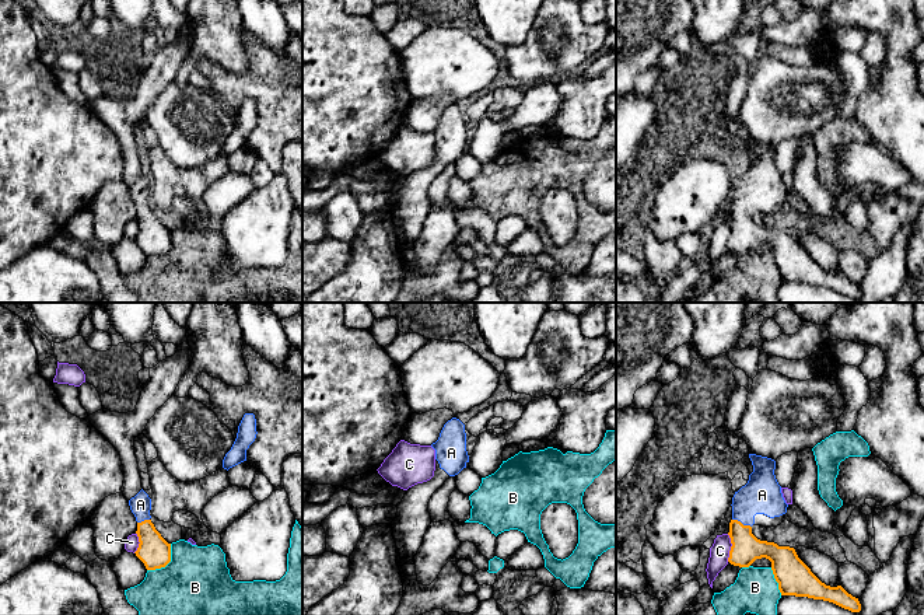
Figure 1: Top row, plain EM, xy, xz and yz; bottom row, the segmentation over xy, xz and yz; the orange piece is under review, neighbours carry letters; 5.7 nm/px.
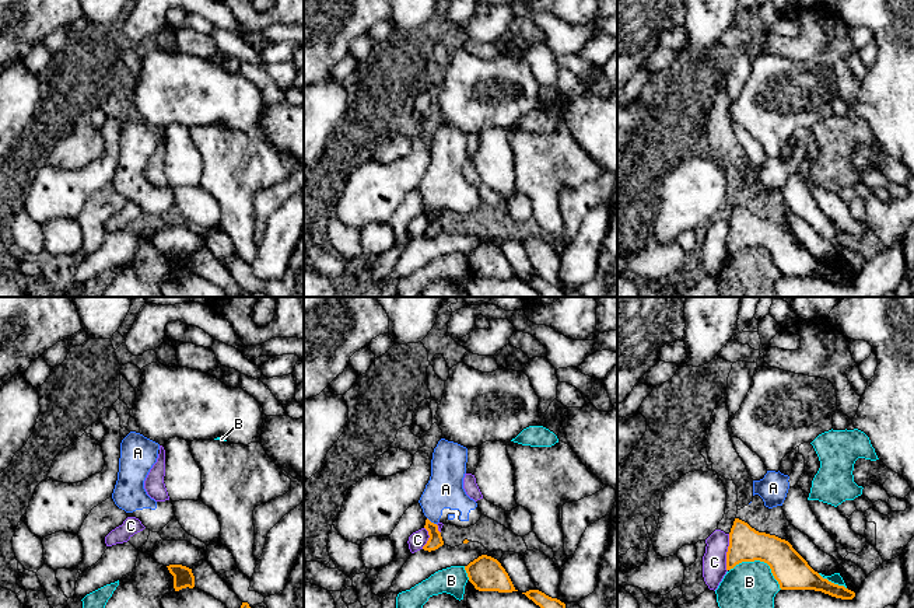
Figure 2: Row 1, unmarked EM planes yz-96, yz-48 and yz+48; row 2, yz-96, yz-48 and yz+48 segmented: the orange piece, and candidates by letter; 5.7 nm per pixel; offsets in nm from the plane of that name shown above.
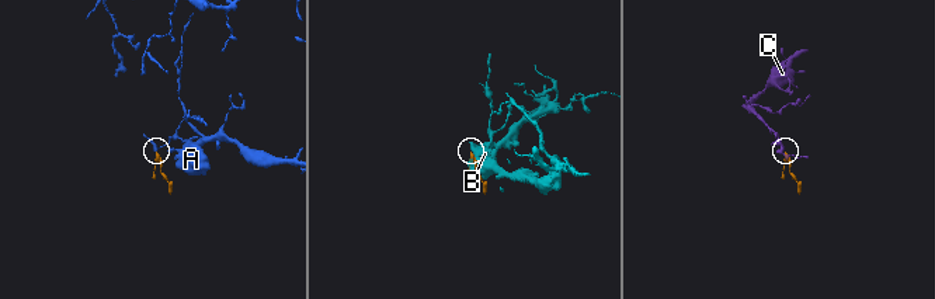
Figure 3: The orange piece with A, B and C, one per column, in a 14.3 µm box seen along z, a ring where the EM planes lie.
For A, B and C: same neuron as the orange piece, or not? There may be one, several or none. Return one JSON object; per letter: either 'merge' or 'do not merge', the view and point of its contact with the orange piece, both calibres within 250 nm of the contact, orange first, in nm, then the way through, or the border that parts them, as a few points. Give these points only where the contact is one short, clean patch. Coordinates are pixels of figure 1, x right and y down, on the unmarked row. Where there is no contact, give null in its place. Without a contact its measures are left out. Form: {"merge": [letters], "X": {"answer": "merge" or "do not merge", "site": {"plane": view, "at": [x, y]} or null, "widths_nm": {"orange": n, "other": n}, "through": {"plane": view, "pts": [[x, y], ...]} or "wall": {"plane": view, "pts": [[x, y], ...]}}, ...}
{"merge": ["A"], "A": {"answer": "merge", "site": {"plane": "yz", "at": [741, 209]}, "widths_nm": {"orange": 170, "other": 220}, "through": {"plane": "yz", "pts": [[746, 234], [741, 223], [741, 209], [742, 201], [762, 181]]}}, "B": {"answer": "do not merge", "site": {"plane": "xy", "at": [167, 250]}, "widths_nm": {"orange": 180, "other": 480}}, "C": {"answer": "do not merge", "site": {"plane": "yz", "at": [731, 234]}, "widths_nm": {"orange": 170, "other": 110}}}

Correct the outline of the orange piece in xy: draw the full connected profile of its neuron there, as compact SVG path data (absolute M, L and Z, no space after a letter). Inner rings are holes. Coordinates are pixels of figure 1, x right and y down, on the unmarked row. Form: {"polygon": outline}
{"polygon": "M141 175L129 186L132 199L137 207L139 234L136 242L147 256L165 254L171 248L171 230L168 230L151 209L151 185Z"}

